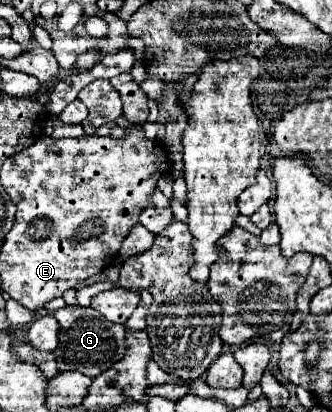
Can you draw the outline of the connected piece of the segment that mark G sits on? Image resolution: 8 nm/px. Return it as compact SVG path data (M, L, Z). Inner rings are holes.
M66 305L54 311L54 317L60 323L60 333L58 333L60 343L54 349L58 371L80 371L88 377L96 377L122 357L124 325L110 323L96 309L80 307L80 305Z

